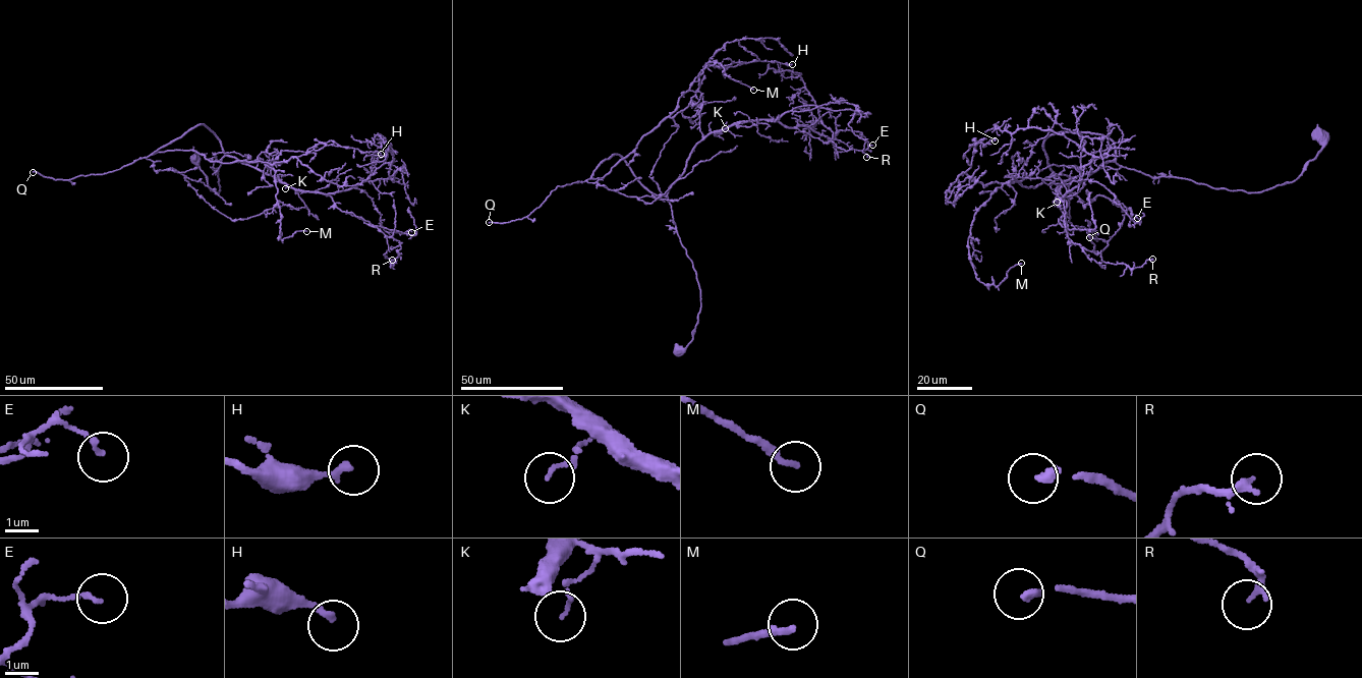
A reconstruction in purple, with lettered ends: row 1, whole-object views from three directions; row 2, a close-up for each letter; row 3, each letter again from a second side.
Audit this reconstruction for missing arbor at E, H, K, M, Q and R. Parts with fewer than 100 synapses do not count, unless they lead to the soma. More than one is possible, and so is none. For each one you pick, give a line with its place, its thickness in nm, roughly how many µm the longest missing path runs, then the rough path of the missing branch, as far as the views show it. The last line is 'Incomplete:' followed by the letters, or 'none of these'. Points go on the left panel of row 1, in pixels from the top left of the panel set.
Q: Place: (33, 172). Thickness 200 nm. Missing length about 200 µm
Incomplete: Q

